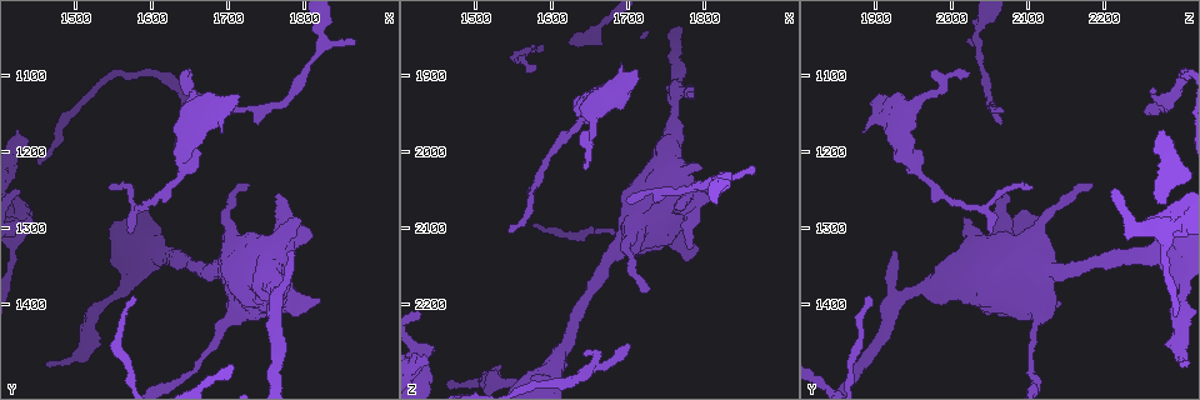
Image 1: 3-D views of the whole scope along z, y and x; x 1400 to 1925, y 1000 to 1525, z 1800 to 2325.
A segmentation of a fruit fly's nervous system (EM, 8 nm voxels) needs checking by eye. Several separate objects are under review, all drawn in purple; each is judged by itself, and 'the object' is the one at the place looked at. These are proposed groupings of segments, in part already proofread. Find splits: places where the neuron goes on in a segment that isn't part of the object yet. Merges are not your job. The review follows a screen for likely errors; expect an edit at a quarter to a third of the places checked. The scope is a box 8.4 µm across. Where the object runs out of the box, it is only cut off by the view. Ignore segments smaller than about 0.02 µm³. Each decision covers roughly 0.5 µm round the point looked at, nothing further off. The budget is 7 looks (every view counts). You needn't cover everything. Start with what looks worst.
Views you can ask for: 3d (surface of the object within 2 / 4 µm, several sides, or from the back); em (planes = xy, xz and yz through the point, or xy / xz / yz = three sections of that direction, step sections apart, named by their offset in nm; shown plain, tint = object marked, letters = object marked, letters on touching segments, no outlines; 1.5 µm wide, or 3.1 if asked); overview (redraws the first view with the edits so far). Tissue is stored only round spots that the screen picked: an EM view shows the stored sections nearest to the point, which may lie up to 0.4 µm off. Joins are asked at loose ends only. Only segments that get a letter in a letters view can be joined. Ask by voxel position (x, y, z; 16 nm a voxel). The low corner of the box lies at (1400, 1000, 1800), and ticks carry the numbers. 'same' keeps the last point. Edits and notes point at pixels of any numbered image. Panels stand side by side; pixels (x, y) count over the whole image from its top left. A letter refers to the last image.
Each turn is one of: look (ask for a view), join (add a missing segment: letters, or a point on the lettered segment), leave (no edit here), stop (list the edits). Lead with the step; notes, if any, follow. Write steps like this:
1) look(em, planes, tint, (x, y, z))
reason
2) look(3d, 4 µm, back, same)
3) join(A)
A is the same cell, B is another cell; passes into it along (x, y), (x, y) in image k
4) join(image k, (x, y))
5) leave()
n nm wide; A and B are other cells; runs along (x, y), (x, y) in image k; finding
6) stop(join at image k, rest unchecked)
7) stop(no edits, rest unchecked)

look(em, xz, step 8, tint, (1705, 1150, 2250))
free end

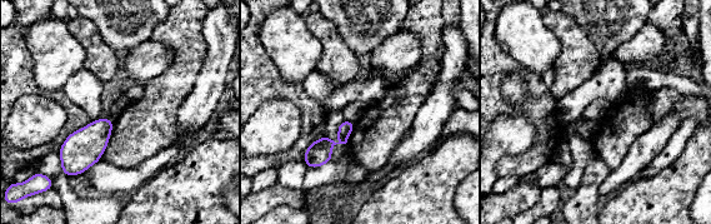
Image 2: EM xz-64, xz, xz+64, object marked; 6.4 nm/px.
look(em, planes, letters, same)

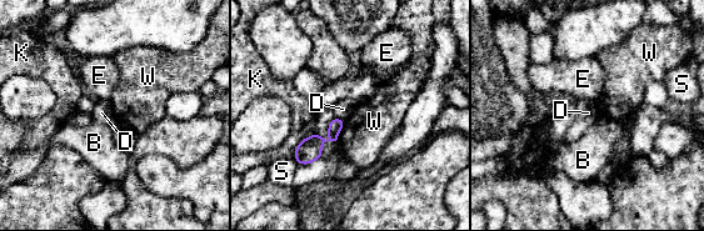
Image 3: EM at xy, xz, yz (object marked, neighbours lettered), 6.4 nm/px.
leave()
B, D, E, K, S and W are other cells; no lettered segment goes on from it

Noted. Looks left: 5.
look(3d, 2 µm, (1695, 1145, 2060))
free end

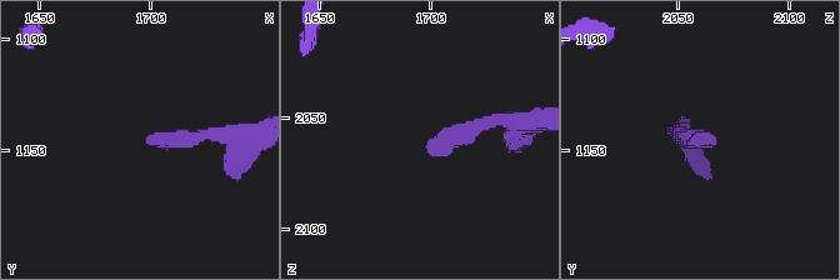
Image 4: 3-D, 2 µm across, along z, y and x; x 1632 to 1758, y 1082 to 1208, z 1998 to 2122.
look(em, xz, step 4, letters, (1699, 1142, 2063))

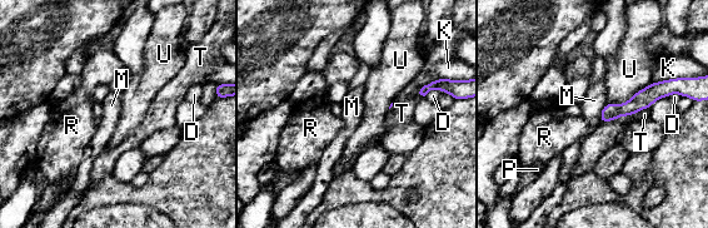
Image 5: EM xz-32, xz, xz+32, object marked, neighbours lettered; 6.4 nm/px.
look(em, planes, letters, same)

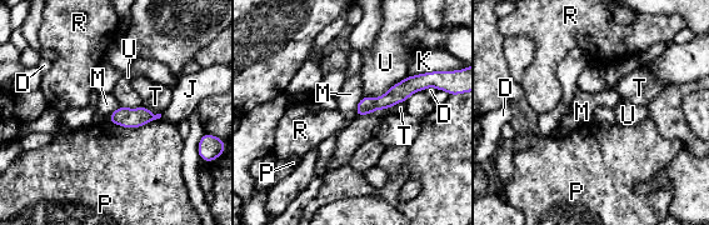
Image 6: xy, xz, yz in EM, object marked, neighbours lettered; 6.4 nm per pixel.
leave()
110 nm wide; D, J, K, M, P, R, T and U are other cells; no lettered segment goes on from it

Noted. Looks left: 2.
look(3d, 4 µm, back, (1765, 1255, 2070))
free end

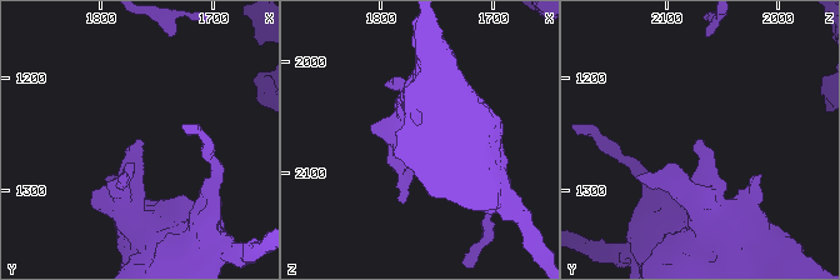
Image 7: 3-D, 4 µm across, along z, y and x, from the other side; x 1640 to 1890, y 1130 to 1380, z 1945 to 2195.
look(em, planes, letters, (1766, 1256, 2076))
need the tissue

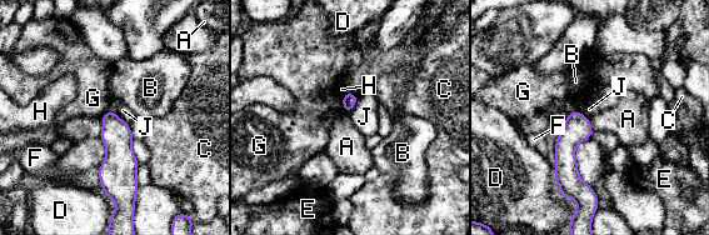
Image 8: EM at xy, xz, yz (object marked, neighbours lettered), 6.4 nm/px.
leave()
J touches over 140 nm; A, B, C, D, E, F, G, H and J are other cells; none of them fits

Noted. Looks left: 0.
stop(no edits, rest unchecked)

